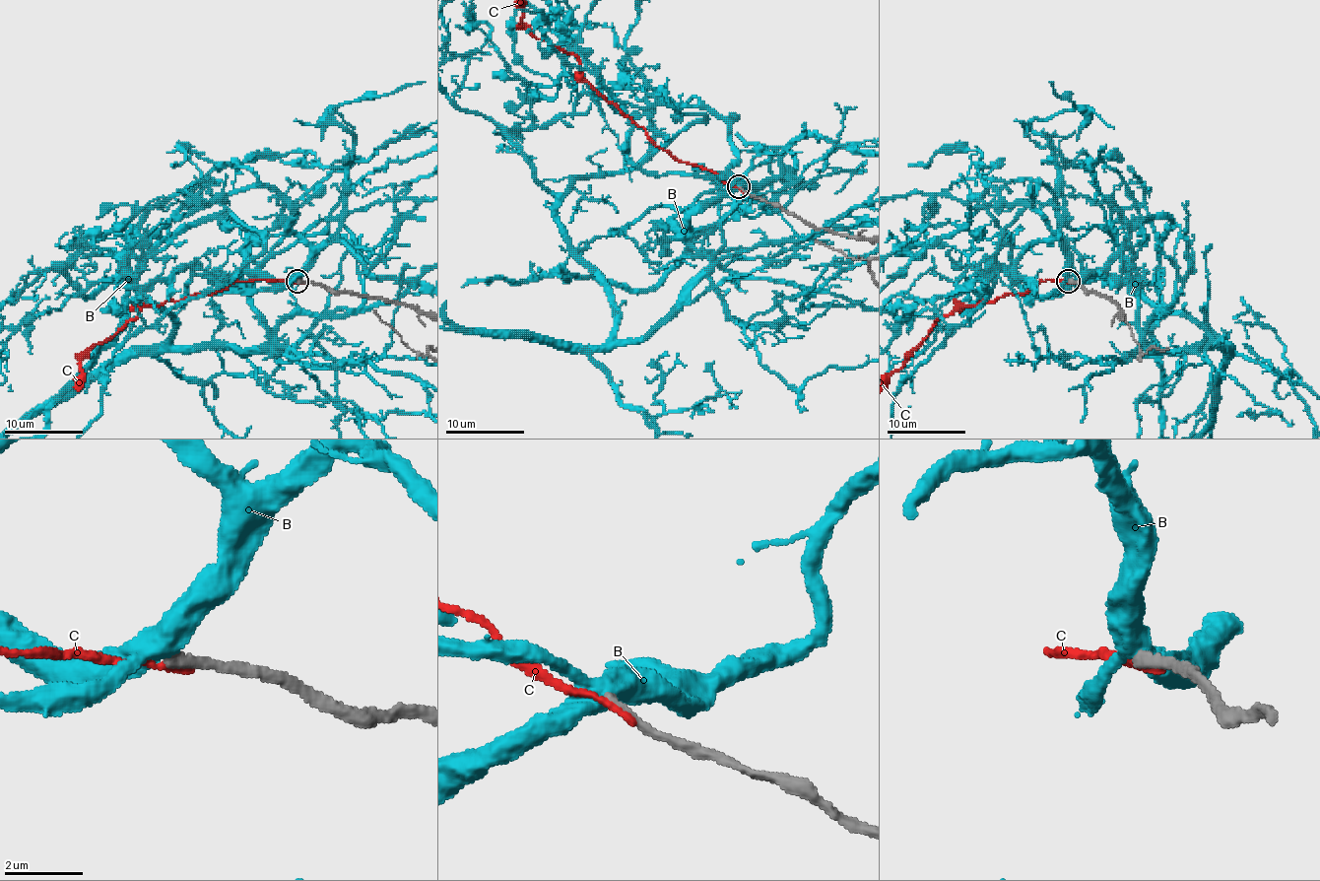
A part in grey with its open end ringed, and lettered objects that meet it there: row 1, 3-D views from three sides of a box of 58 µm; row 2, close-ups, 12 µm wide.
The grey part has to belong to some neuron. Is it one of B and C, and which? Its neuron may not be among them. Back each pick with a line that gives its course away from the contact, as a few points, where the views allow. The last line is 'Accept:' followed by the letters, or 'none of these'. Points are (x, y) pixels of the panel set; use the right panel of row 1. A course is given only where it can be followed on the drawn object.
Accept: none of these

